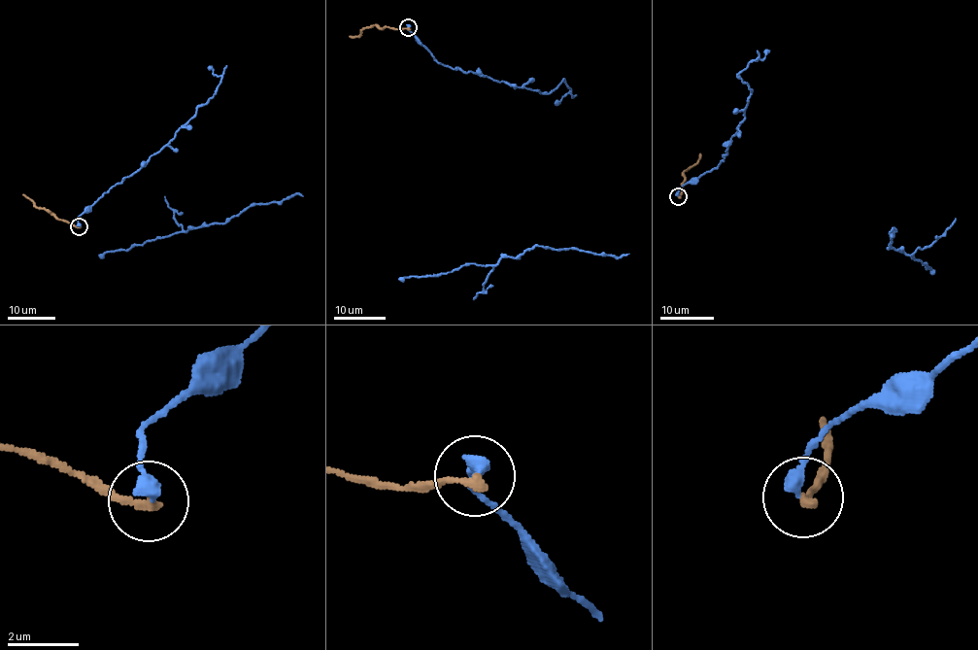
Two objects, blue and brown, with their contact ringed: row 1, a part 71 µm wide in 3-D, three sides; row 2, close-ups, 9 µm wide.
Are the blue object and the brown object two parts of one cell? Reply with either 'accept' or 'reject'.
reject

